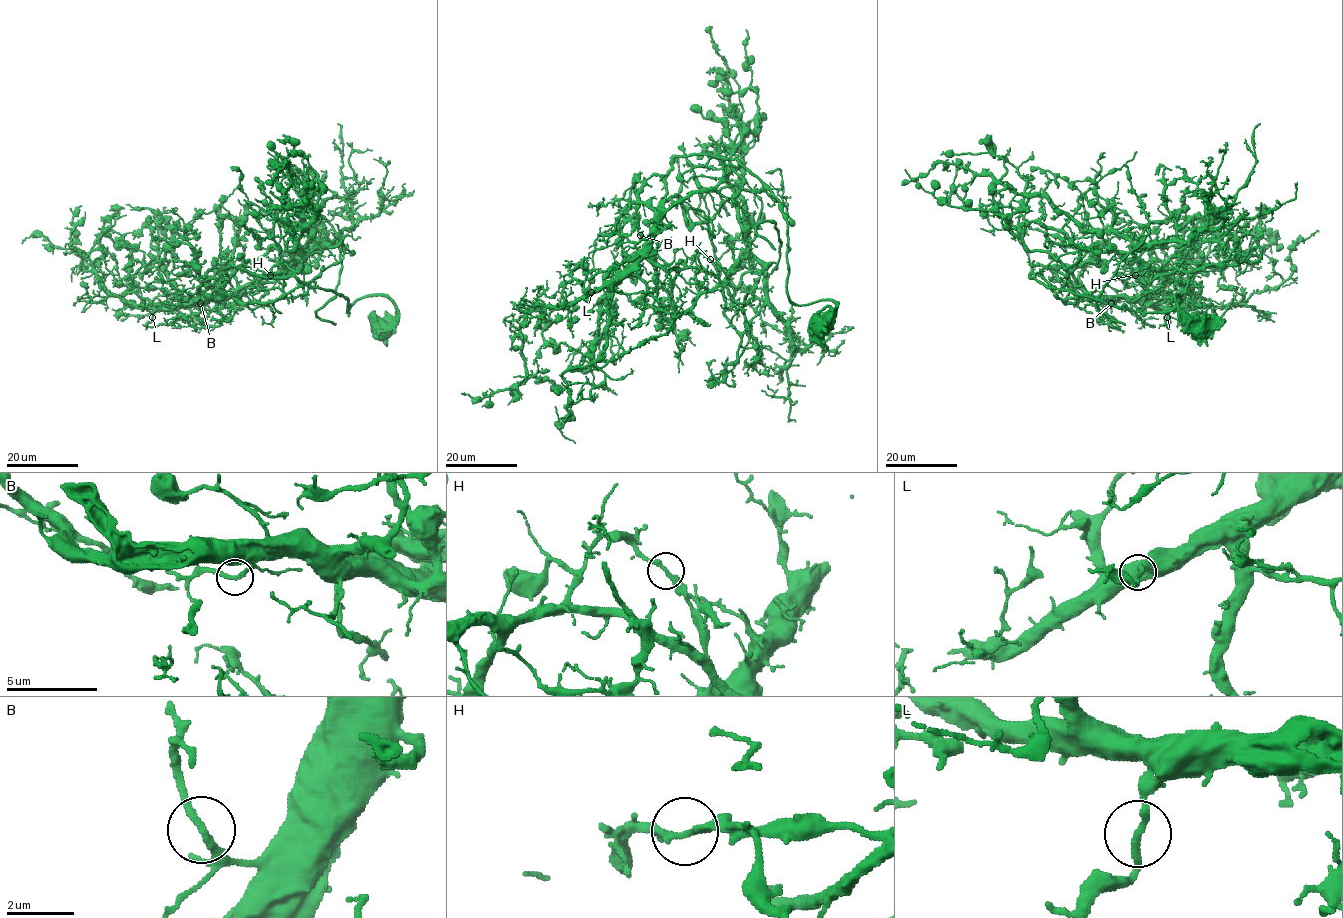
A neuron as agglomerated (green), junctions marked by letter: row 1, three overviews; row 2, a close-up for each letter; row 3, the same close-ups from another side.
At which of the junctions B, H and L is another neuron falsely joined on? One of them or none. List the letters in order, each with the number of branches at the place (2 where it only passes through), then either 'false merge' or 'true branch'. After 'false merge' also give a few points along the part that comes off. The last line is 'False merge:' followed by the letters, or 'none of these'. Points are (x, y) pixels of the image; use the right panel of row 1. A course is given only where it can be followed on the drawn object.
B: 2 | true branch
H: 2 | false merge | (1135, 275), (1158, 271), (1128, 240), (1083, 230), (1046, 197), (1014, 193), (989, 175), (943, 162), (901, 185)
L: 2 | true branch
False merge: H

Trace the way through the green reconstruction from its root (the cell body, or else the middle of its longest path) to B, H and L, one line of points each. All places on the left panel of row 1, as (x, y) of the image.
B: (381, 330), (396, 314), (385, 296), (360, 297), (348, 312), (341, 295), (233, 265), (223, 291), (200, 303)
H: (381, 330), (387, 297), (348, 312), (295, 277), (233, 265), (209, 297), (270, 275)
L: (381, 330), (396, 314), (385, 296), (360, 297), (348, 312), (341, 295), (233, 265), (217, 296), (152, 317)

